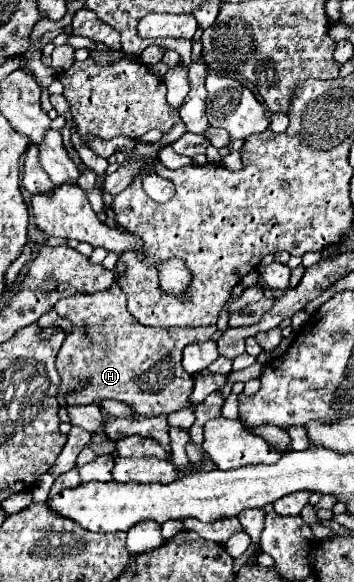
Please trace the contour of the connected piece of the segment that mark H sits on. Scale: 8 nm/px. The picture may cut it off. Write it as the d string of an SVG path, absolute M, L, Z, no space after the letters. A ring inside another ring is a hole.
M114 282L104 292L96 292L96 294L88 294L88 296L76 294L72 298L64 298L54 306L54 310L60 316L70 318L70 322L74 326L74 332L66 334L66 340L64 340L64 344L58 352L58 360L56 360L58 374L62 378L58 392L66 392L66 402L94 404L98 400L112 398L112 400L128 404L134 410L134 414L142 414L142 416L170 414L170 412L190 406L190 394L194 390L194 380L180 366L182 350L188 344L210 340L210 336L216 332L214 326L196 326L196 328L148 328L148 326L142 326L128 312L126 294L122 292L118 282ZM82 380L88 382L88 388L74 390L74 386Z

